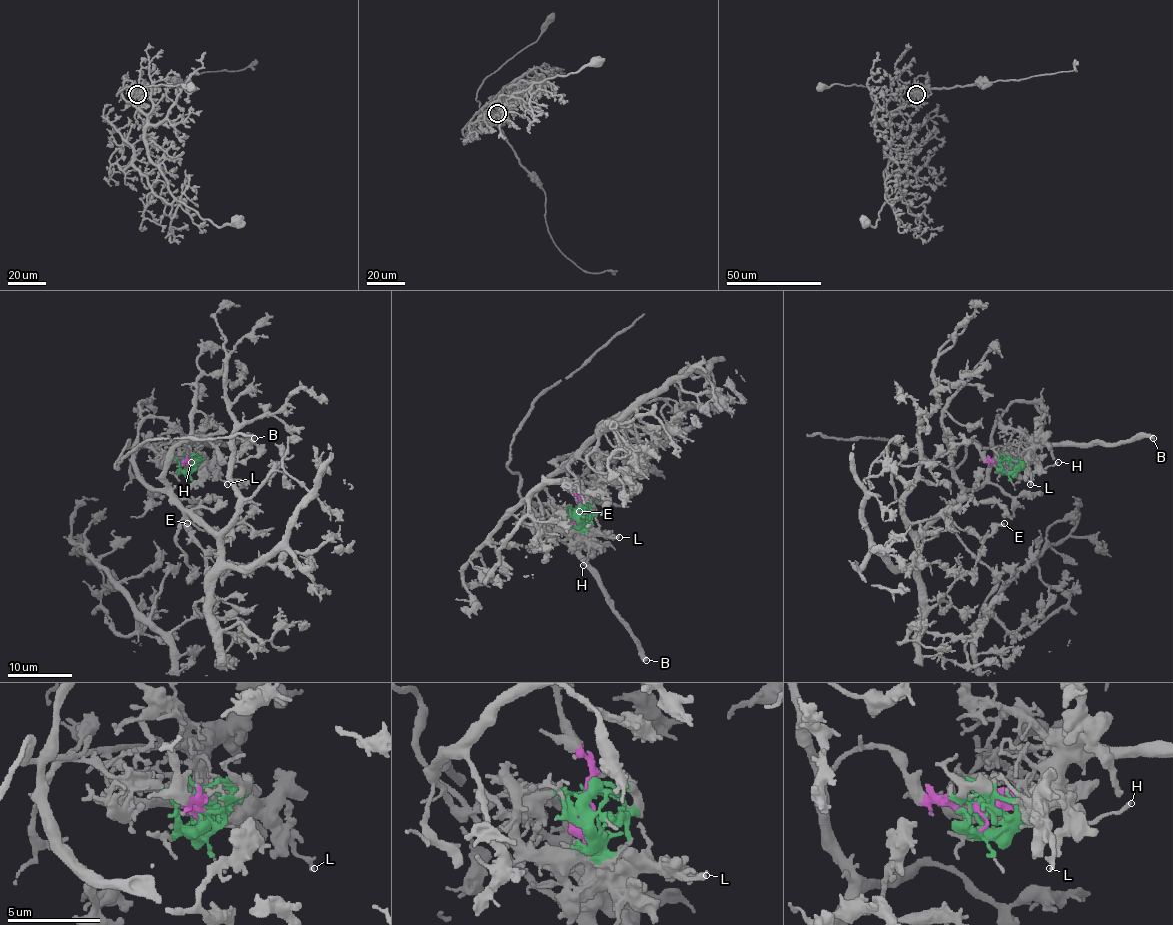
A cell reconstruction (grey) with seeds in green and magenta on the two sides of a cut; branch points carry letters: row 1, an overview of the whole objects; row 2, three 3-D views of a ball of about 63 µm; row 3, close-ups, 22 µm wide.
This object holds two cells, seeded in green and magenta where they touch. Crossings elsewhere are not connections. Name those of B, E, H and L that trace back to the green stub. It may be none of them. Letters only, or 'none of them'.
B, H, L

